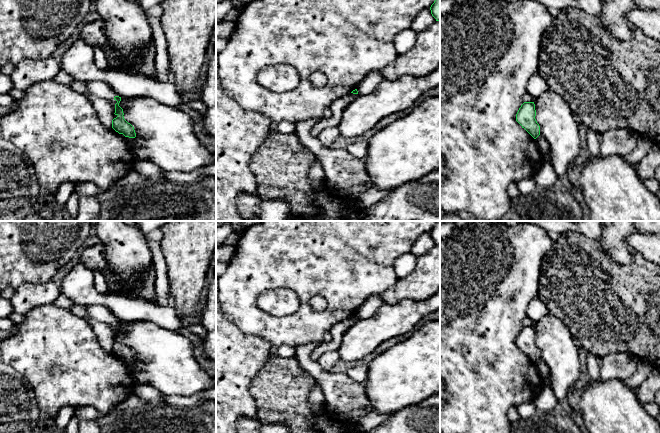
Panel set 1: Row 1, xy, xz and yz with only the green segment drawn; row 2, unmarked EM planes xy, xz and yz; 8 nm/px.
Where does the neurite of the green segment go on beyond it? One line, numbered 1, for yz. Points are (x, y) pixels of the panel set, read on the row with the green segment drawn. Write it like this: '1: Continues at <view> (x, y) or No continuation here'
1: No continuation here

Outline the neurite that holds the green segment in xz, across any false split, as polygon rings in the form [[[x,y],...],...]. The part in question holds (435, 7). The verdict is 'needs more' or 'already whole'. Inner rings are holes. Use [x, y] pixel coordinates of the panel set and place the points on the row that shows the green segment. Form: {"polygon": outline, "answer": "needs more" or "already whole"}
{"polygon": [[[435,0],[431,5],[430,10],[436,21],[440,21],[440,0]]], "answer": "already whole"}

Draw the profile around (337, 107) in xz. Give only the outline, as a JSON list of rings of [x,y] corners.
[[[350,93],[333,101],[330,105],[332,116],[330,118],[322,117],[320,121],[311,128],[311,136],[317,138],[319,133],[324,129],[337,127],[341,120],[343,111],[357,98],[357,96],[358,94]]]

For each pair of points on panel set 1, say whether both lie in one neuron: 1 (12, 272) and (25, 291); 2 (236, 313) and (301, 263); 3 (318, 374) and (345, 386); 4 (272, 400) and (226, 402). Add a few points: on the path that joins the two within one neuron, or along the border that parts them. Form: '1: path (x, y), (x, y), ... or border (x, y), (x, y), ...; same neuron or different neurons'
1: border (44, 282), (23, 283), (14, 289); different neurons
2: path (248, 295), (279, 264), (283, 264); same neuron
3: path (325, 379), (338, 386); same neuron
4: border (252, 378), (250, 393), (255, 403), (257, 416); different neurons

